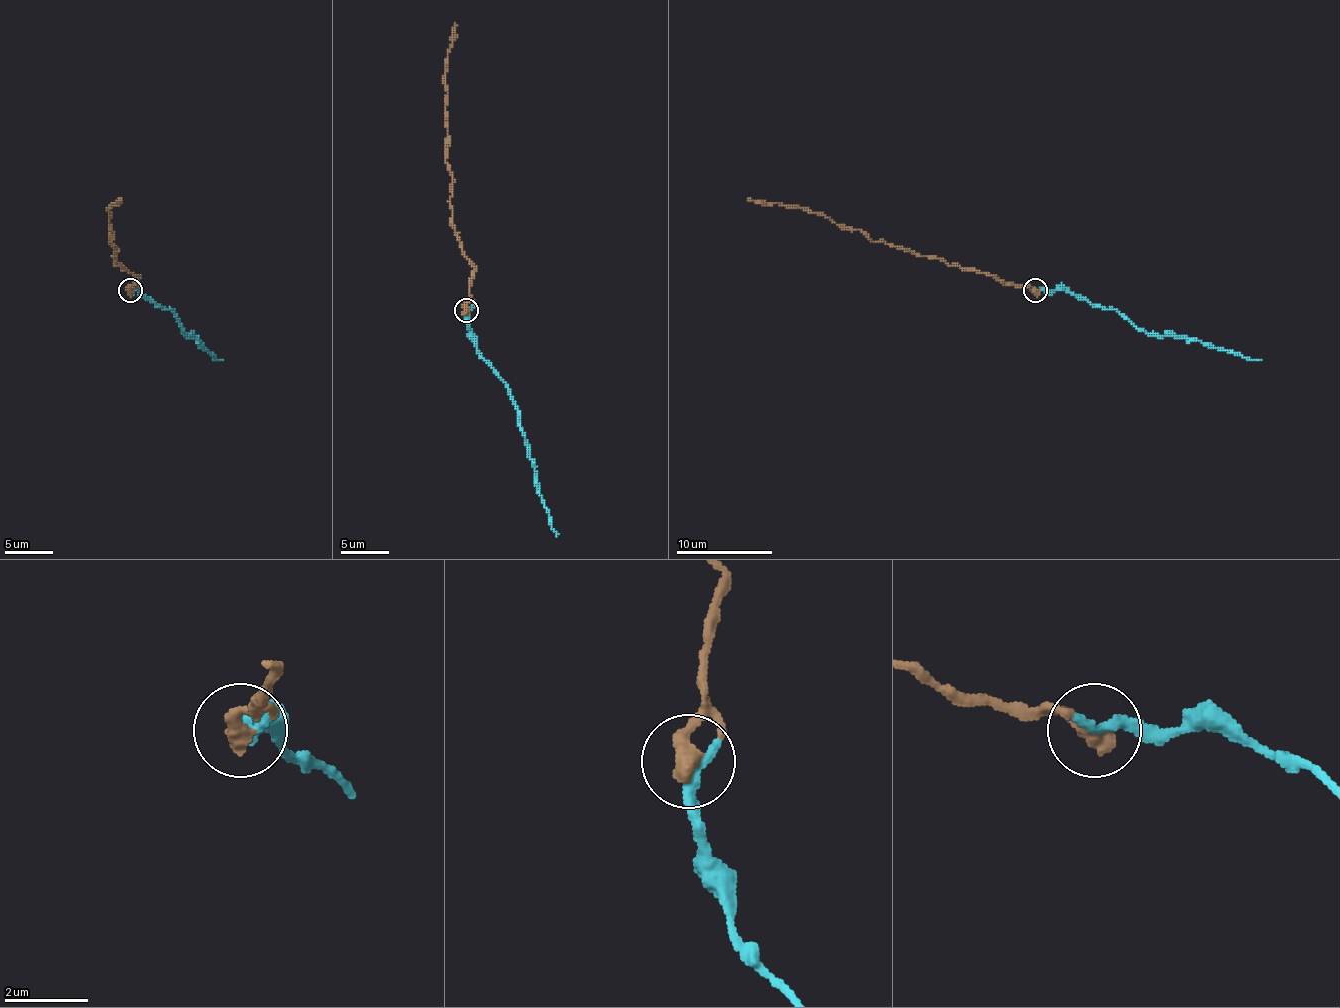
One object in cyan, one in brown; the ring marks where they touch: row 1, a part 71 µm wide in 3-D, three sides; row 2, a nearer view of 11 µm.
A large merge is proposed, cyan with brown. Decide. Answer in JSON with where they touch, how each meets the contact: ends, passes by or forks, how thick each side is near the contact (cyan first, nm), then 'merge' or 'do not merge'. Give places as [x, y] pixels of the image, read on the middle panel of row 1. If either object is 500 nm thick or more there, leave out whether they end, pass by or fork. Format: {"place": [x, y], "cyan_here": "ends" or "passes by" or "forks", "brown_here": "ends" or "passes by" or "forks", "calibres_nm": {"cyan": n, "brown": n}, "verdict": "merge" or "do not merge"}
{"place": [466, 310], "cyan_here": "ends", "brown_here": "ends", "calibres_nm": {"cyan": 340, "brown": 480}, "verdict": "merge"}

